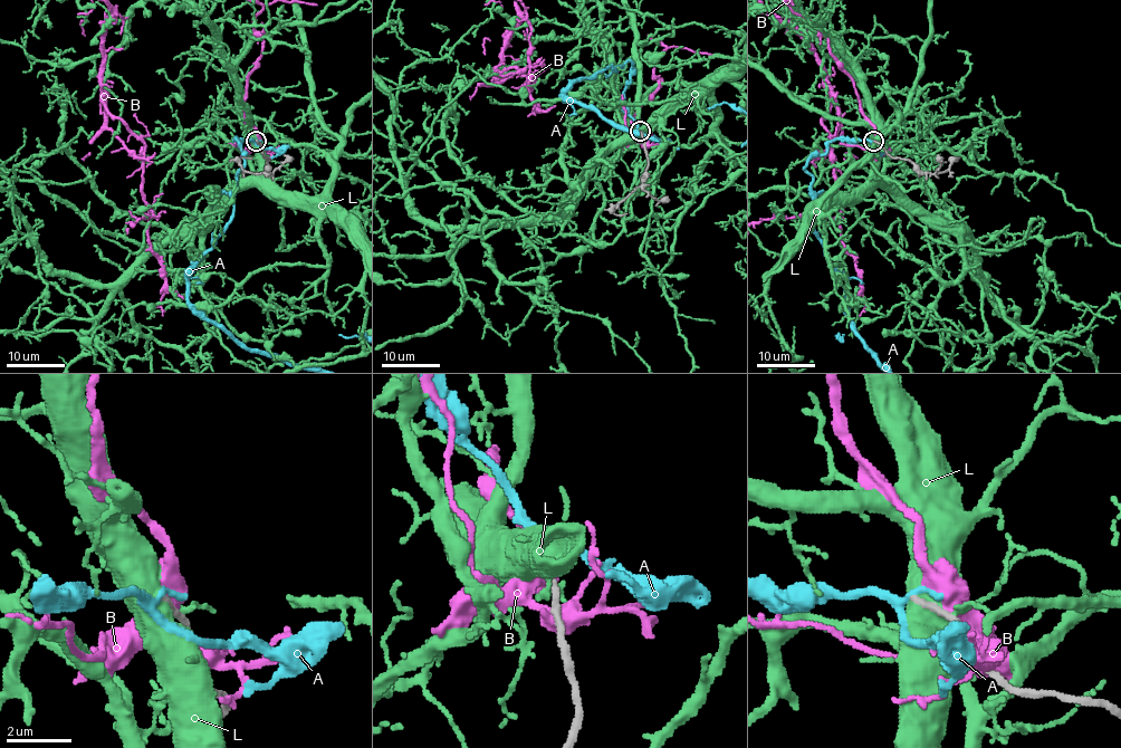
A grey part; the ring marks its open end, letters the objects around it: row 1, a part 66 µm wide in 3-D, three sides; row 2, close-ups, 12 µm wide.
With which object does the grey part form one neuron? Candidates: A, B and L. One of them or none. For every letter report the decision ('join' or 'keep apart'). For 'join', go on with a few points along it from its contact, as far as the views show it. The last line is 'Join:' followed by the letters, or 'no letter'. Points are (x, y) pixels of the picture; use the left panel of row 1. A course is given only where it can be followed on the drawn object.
A: keep apart
B: keep apart
L: keep apart
Join: no letter

